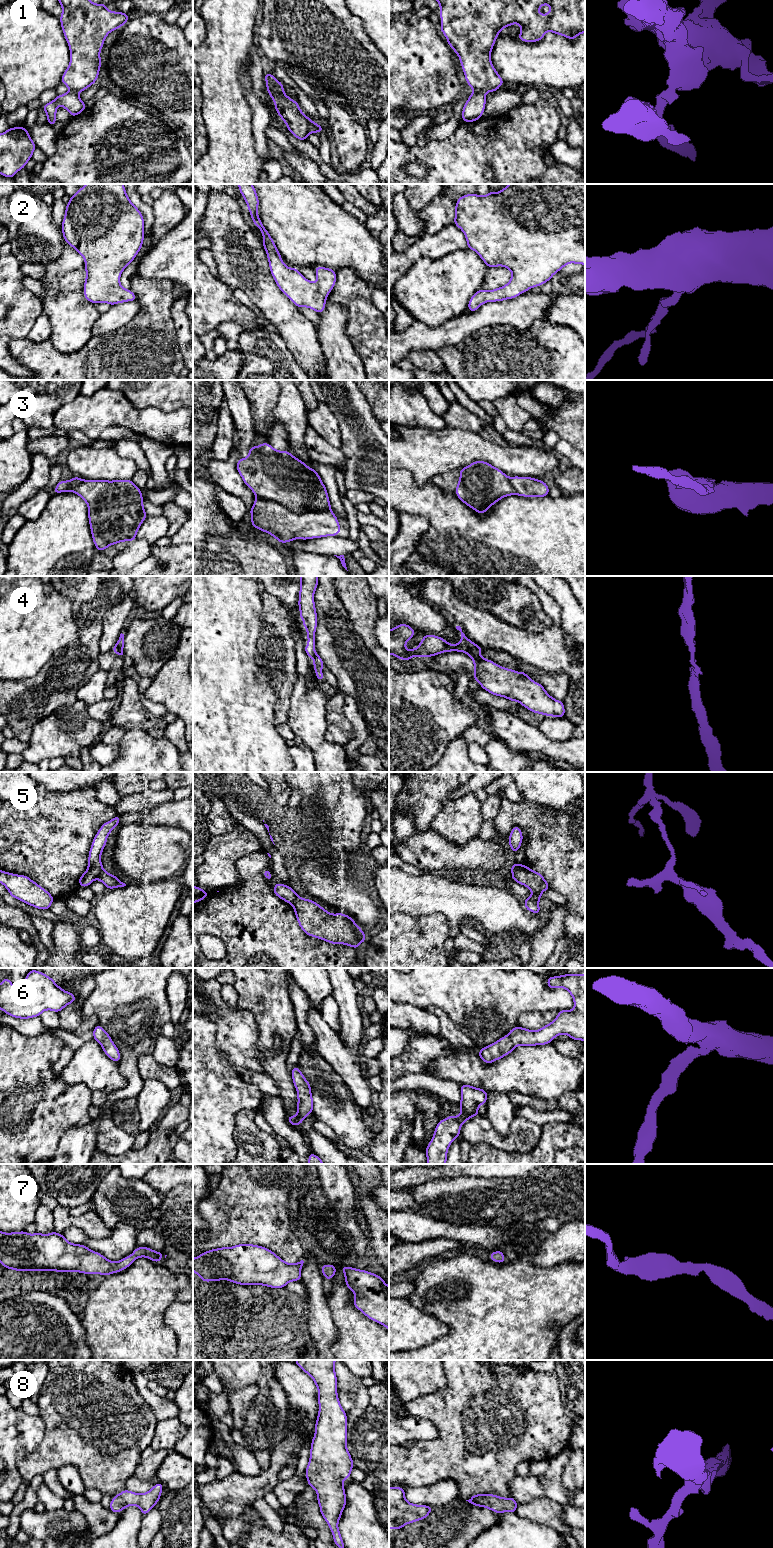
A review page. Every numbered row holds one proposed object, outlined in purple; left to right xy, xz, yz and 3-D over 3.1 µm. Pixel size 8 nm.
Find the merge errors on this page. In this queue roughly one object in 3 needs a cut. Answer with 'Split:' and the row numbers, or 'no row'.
Split: 1, 3, 4, 5

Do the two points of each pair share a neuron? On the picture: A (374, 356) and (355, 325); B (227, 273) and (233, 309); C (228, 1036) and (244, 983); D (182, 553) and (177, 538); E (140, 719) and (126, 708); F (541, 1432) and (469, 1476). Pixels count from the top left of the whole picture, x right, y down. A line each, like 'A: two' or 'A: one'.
A: one
B: two
C: two
D: two
E: one
F: one

